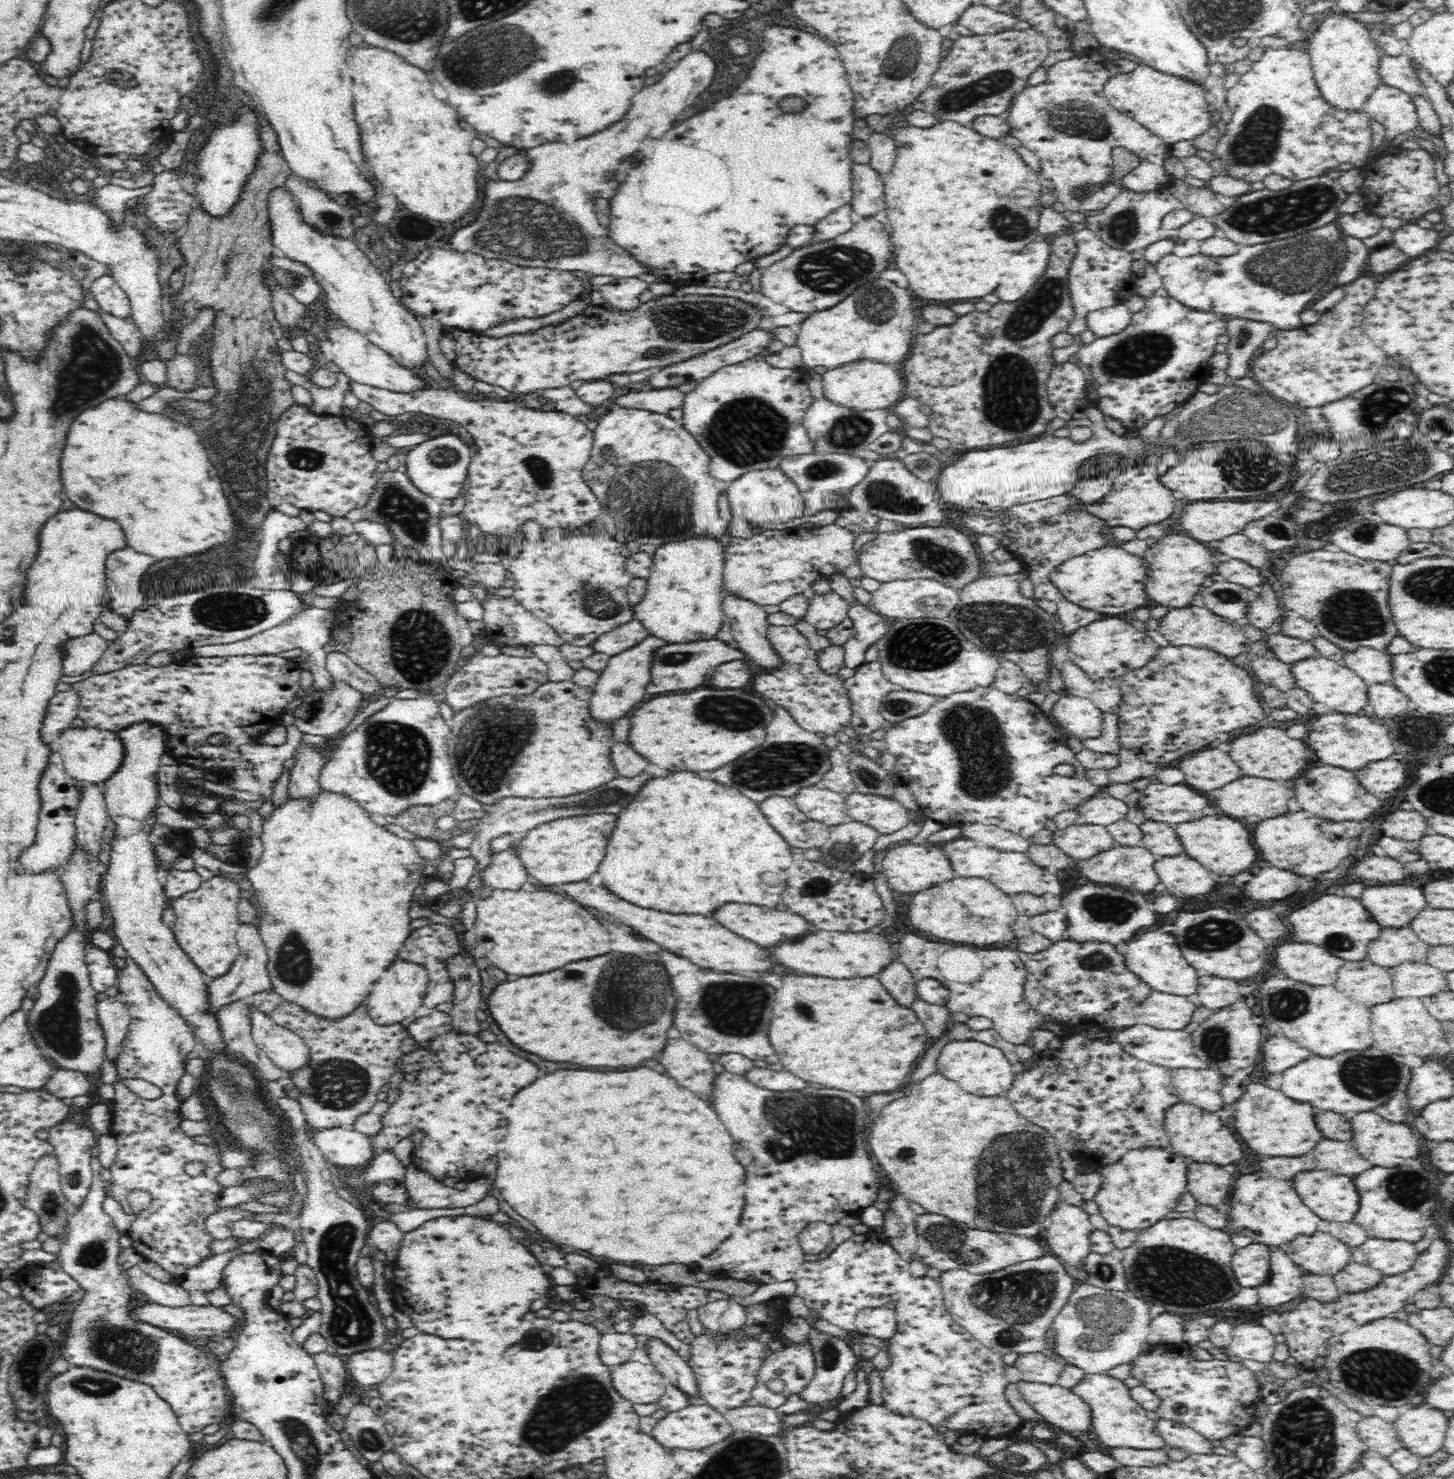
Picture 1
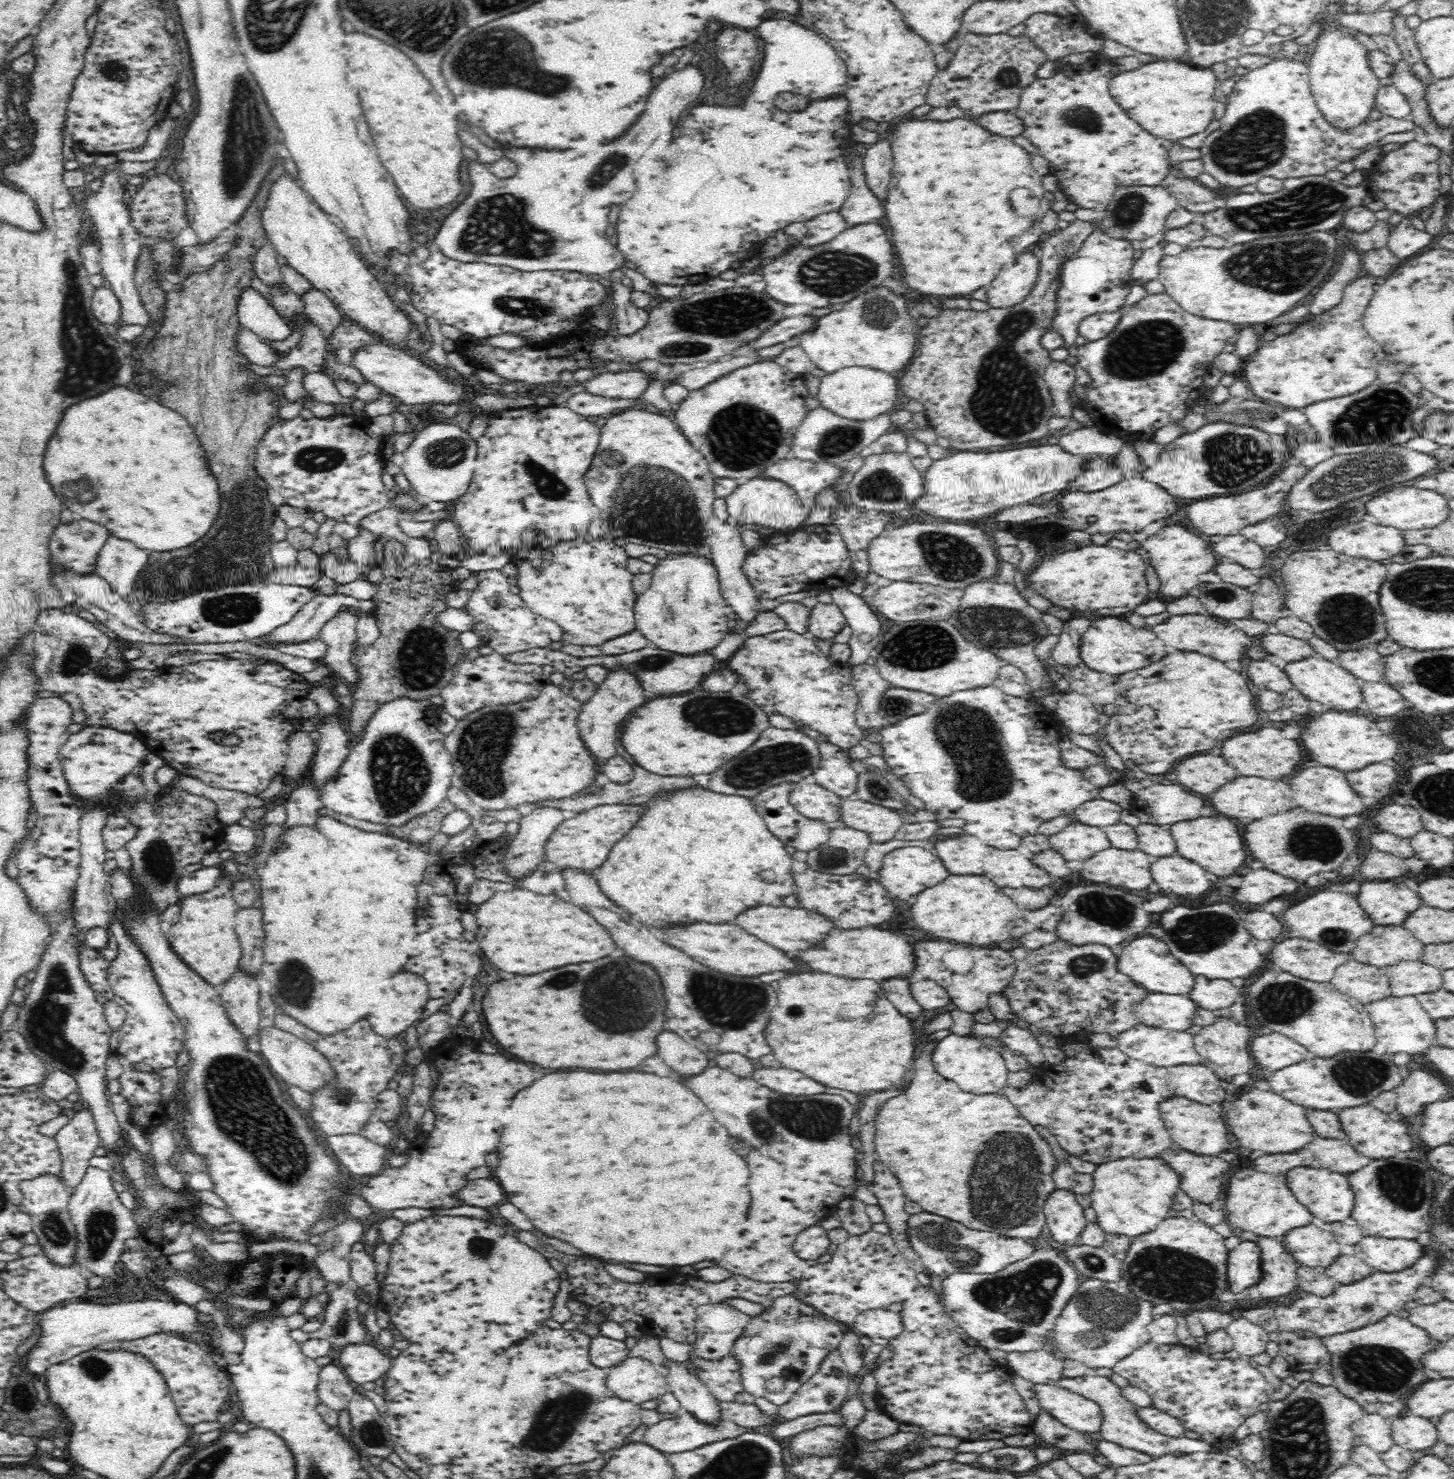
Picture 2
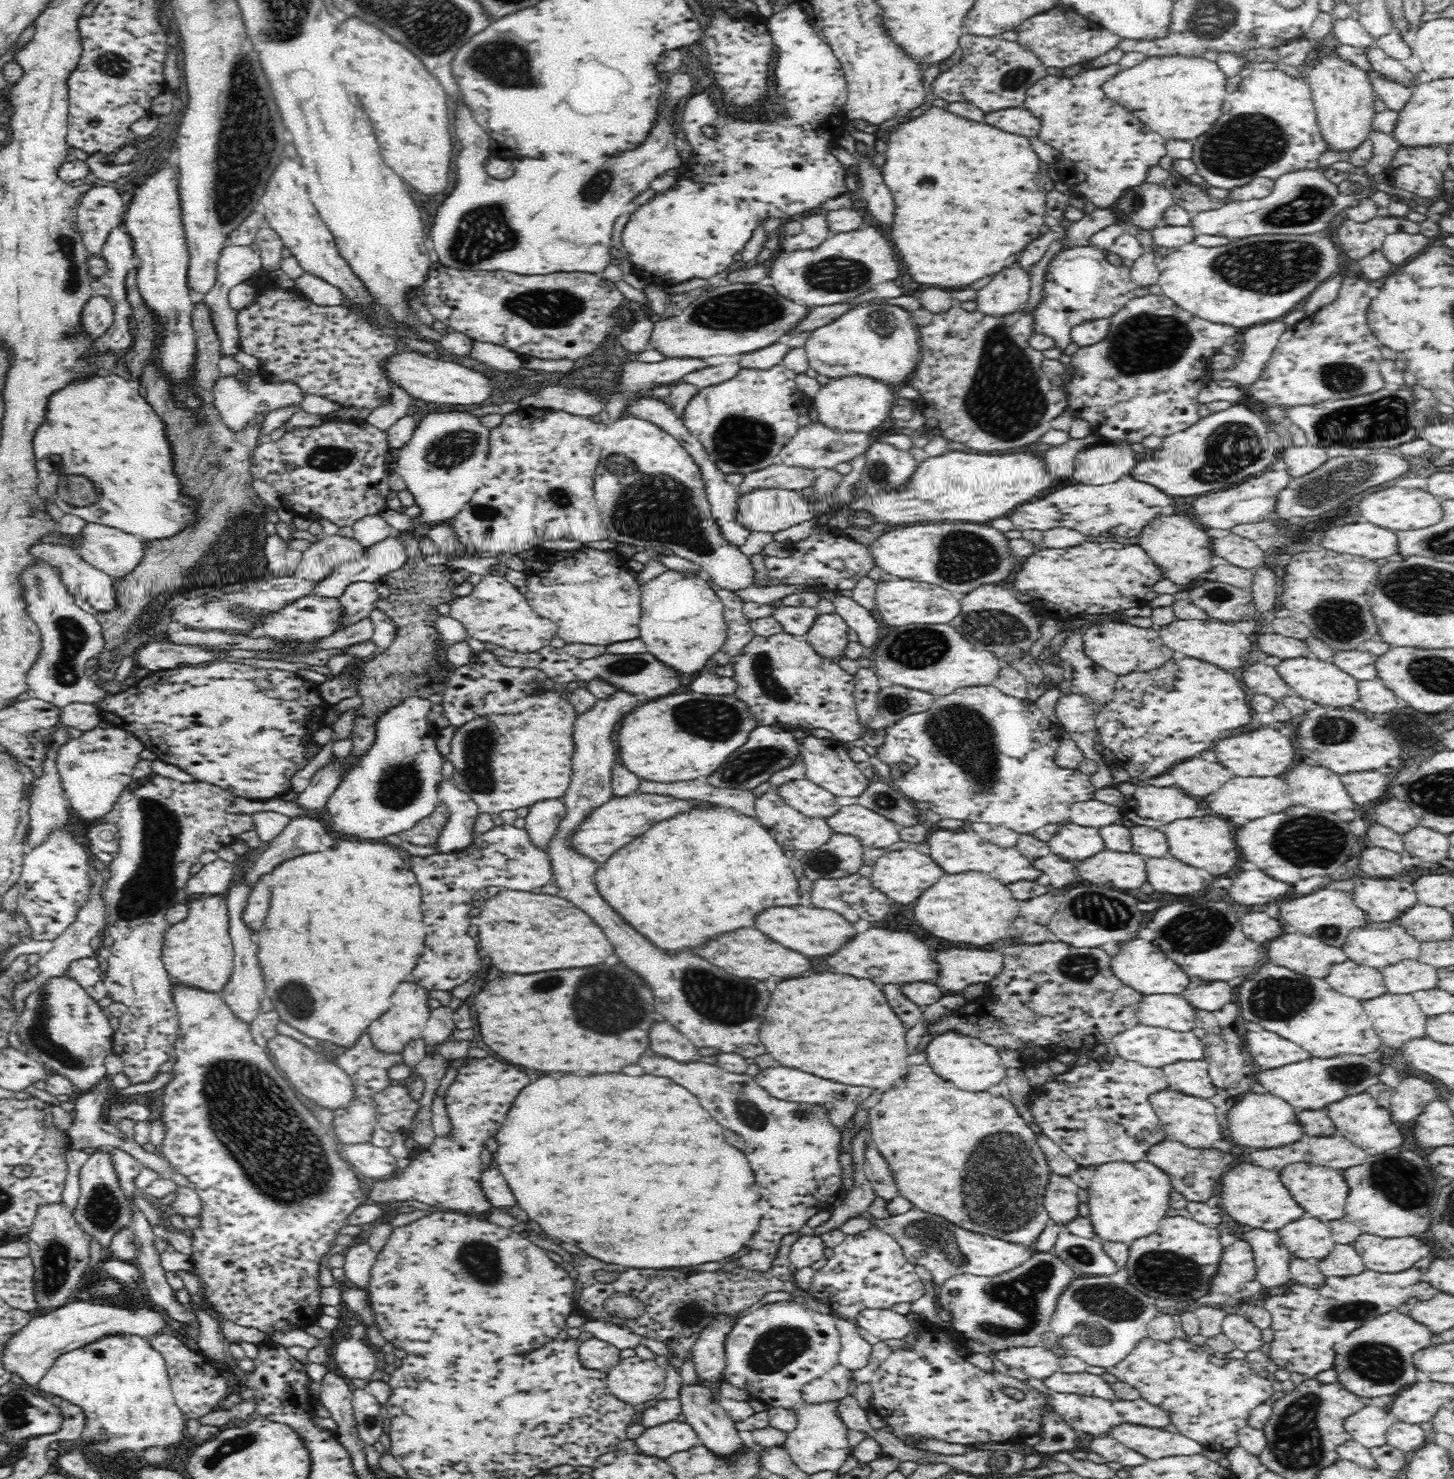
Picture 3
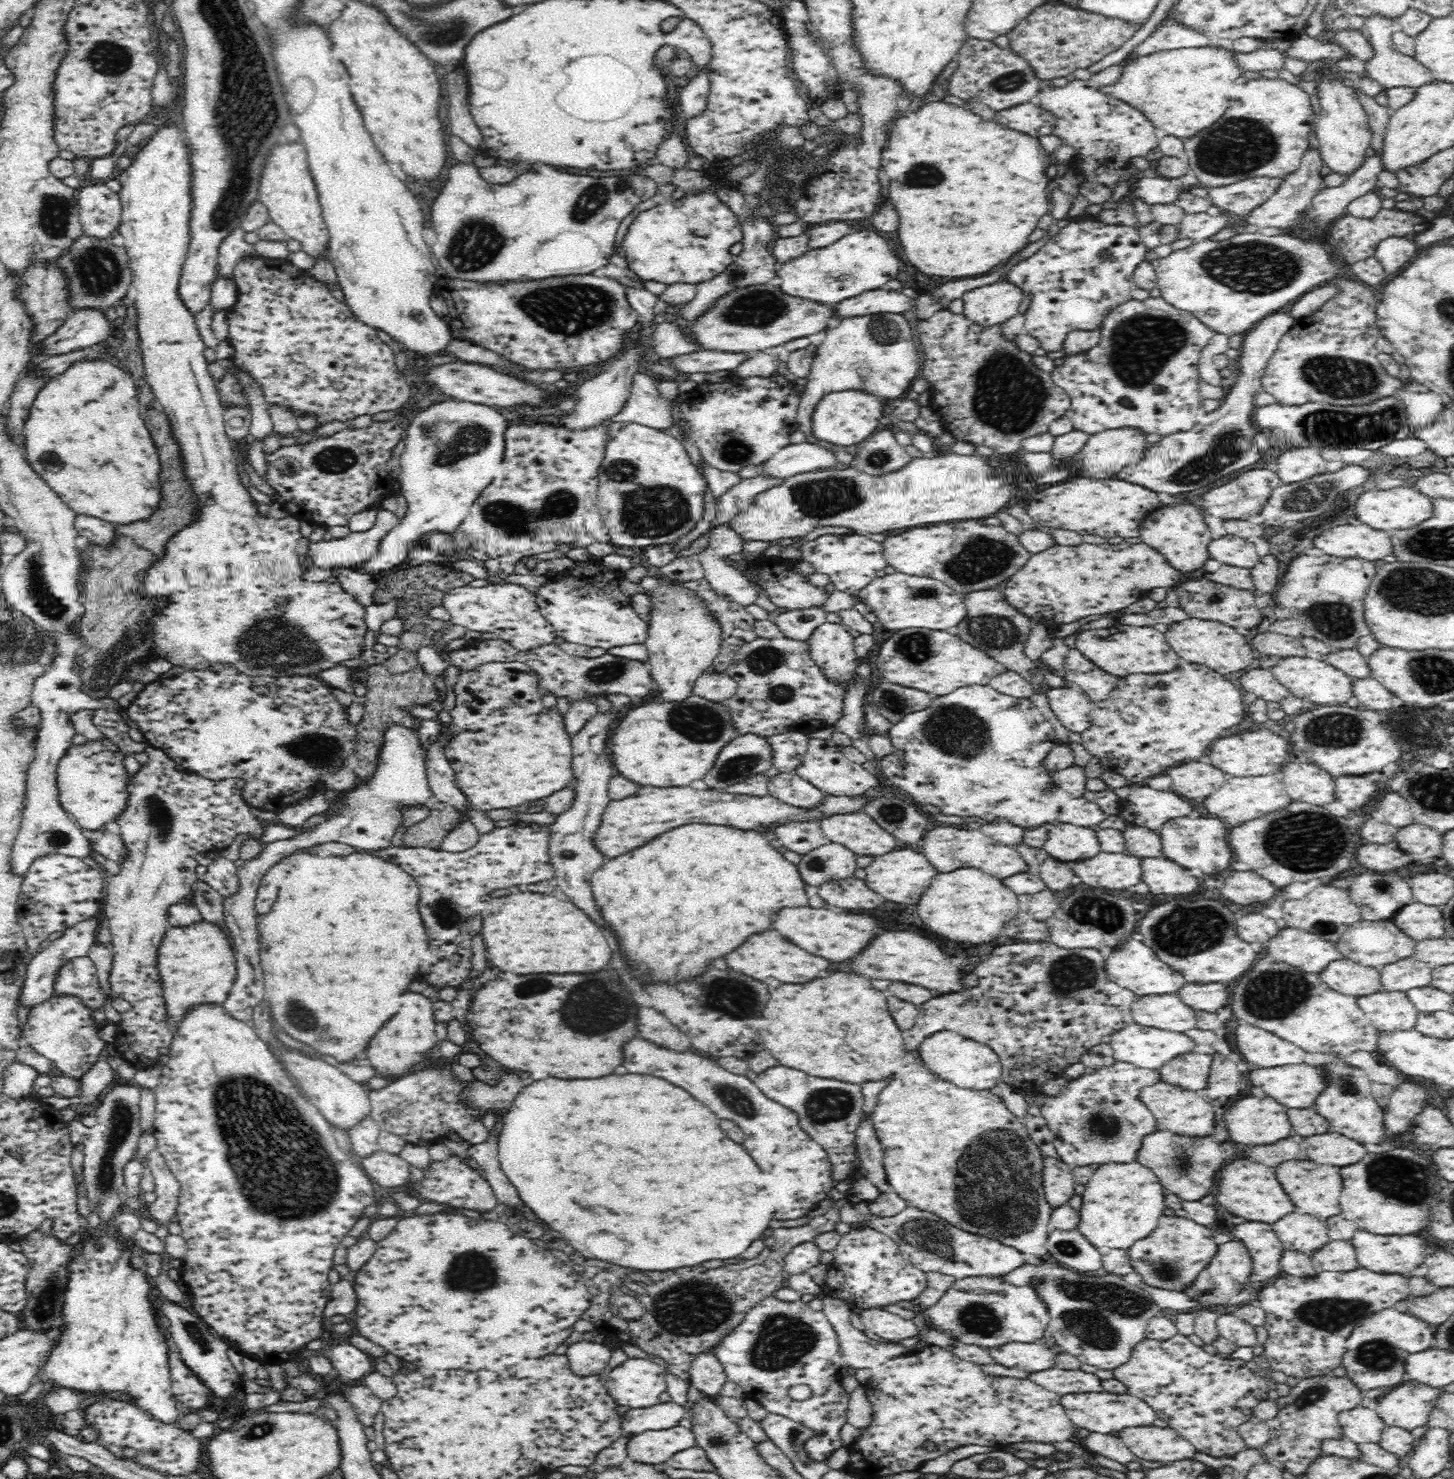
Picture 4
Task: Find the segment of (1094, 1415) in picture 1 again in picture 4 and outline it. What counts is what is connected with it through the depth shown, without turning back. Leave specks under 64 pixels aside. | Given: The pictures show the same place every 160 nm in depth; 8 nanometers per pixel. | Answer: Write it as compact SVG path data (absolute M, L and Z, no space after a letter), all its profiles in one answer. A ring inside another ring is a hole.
M1055 1367L1048 1371L1028 1374L1026 1378L1060 1396L1086 1392L1105 1392L1102 1380L1098 1376L1082 1372L1081 1369L1058 1369ZM1152 1425L1149 1428L1126 1428L1116 1432L1139 1459L1164 1462L1191 1459L1197 1453L1188 1439L1173 1428Z

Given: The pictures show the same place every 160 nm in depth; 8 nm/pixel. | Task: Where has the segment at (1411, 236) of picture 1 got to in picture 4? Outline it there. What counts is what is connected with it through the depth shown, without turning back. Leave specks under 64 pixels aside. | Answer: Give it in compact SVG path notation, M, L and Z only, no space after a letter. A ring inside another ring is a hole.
M1388 237L1381 240L1376 248L1375 257L1383 265L1388 275L1406 267L1420 252L1420 244L1404 237Z

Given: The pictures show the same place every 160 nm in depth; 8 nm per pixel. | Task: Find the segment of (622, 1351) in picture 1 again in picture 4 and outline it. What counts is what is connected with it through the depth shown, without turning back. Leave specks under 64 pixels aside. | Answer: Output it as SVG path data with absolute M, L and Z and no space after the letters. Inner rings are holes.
M581 1341L568 1346L566 1354L572 1371L580 1376L600 1373L610 1362L612 1349L604 1342Z

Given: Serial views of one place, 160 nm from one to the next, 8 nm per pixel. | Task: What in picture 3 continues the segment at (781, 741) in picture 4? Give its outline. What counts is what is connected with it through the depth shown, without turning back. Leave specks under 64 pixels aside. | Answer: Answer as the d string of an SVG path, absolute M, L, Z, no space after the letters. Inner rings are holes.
M803 756L800 759L794 760L792 766L786 768L784 771L778 772L770 778L768 790L754 802L754 810L759 821L767 829L772 831L772 834L781 847L794 846L798 850L811 851L820 848L820 846L829 840L829 837L833 833L832 827L828 825L827 819L810 818L798 813L794 808L785 804L784 799L779 795L782 784L791 782L792 780L806 779L805 764L802 759Z

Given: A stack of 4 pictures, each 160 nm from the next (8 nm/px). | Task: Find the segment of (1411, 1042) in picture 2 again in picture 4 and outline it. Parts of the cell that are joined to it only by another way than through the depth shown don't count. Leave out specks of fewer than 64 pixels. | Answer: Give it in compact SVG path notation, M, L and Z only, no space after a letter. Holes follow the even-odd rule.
M1376 992L1357 997L1359 1007L1380 1032L1414 1030L1419 1010L1404 992Z

